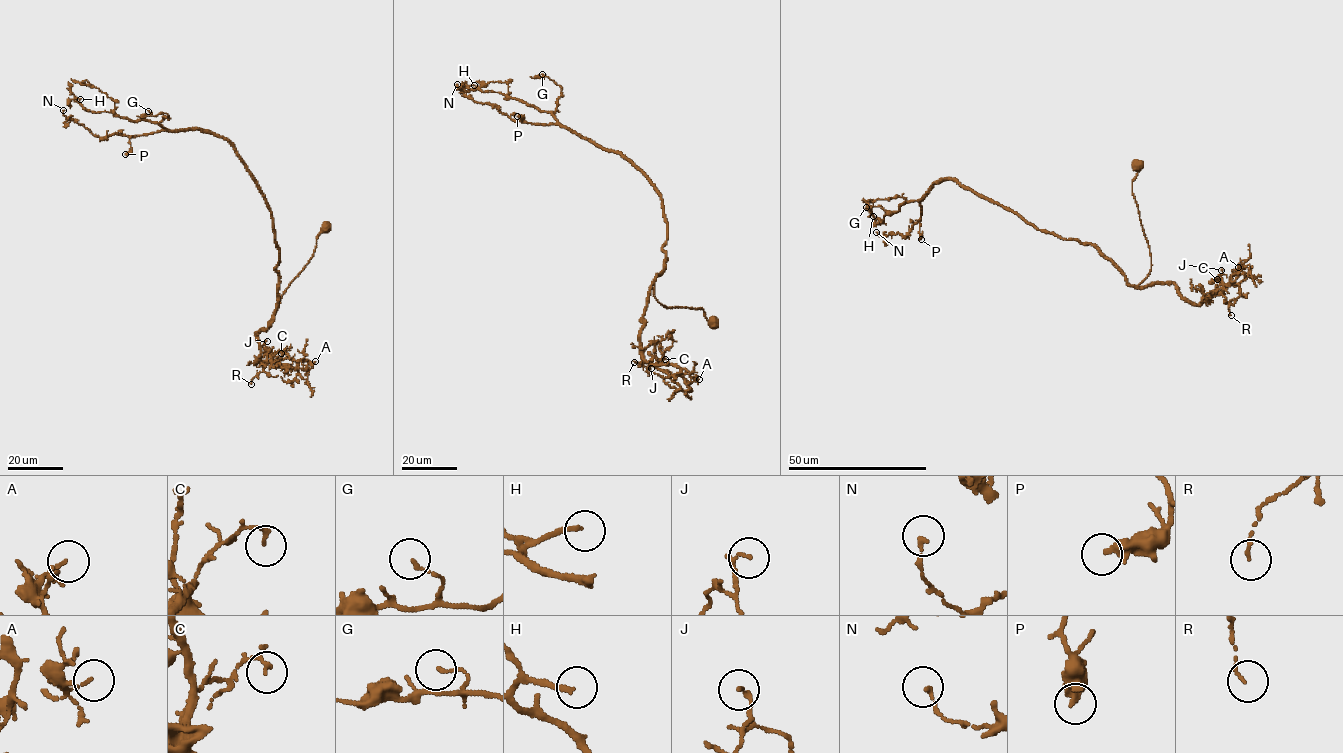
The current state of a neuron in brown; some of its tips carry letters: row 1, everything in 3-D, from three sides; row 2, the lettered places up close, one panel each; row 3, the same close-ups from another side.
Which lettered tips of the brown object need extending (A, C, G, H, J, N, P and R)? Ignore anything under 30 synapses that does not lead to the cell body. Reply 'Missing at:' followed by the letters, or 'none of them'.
Missing at: H

